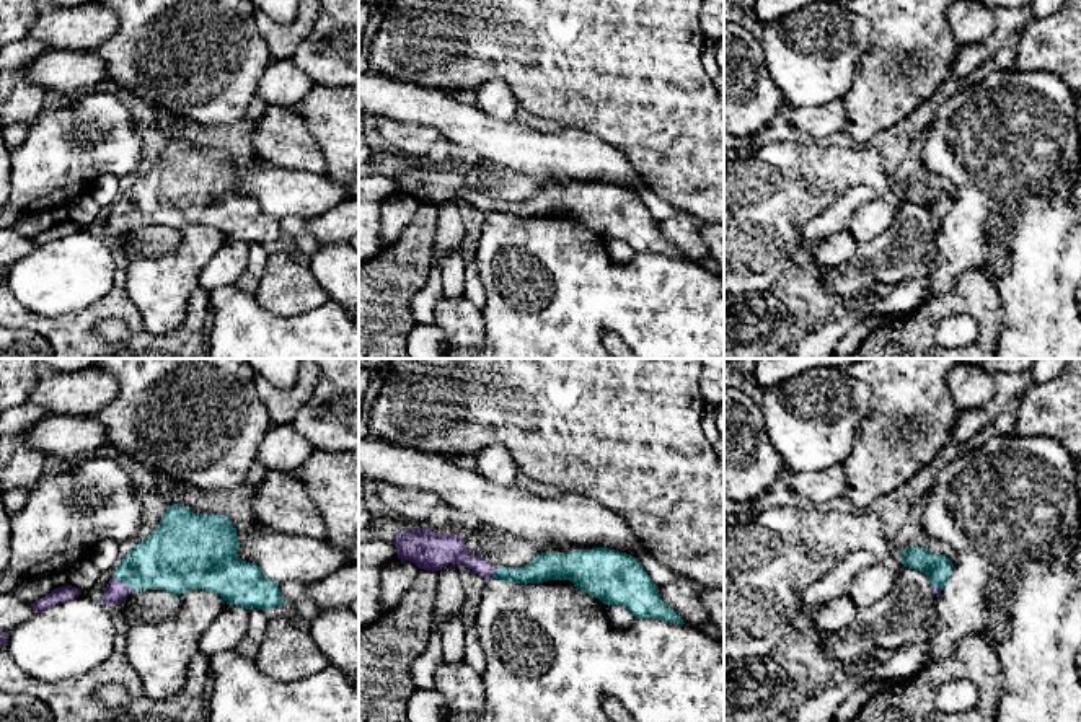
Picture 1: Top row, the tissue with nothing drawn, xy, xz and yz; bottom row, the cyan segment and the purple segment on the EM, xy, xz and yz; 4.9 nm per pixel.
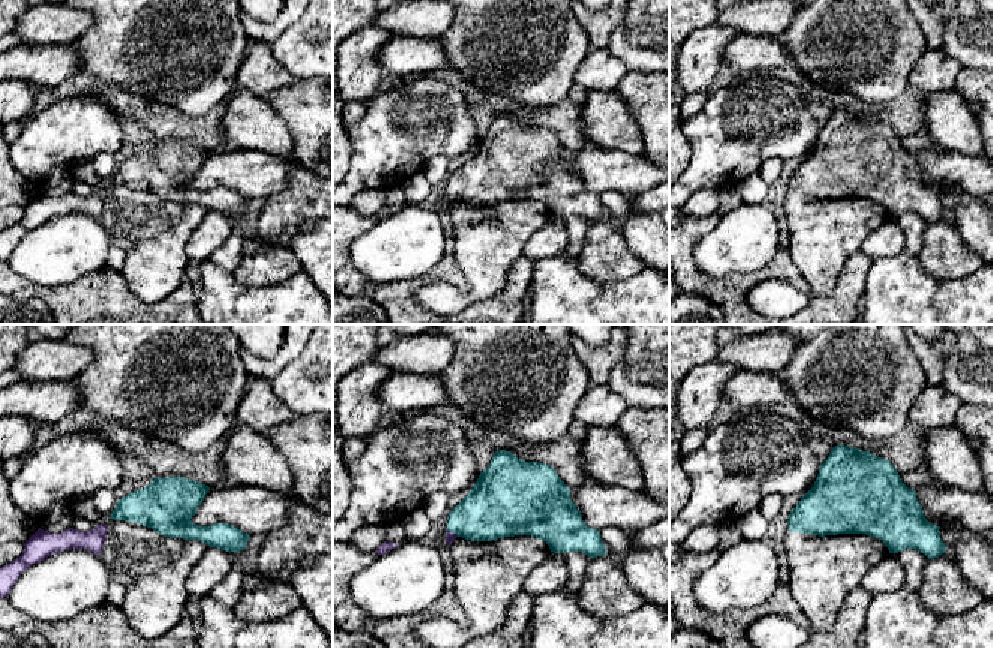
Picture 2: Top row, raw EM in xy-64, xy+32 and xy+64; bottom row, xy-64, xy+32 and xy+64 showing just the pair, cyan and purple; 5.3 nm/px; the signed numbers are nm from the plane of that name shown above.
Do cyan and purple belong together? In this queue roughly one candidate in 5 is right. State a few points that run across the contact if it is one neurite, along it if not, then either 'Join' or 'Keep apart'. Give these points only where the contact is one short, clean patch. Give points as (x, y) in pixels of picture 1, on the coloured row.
Line: xy (168, 559), (134, 572), (124, 582), (114, 590). Join

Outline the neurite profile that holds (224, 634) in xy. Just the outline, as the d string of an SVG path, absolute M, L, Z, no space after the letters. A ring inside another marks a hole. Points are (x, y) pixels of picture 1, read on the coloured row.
M227 605L199 641L199 652L209 658L218 652L235 650L248 629L249 610Z

